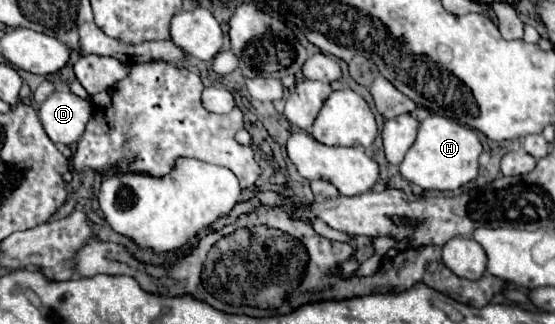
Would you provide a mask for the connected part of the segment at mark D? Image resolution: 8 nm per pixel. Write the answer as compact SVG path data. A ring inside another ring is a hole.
M56 90L40 104L40 122L54 144L72 146L92 116L92 104L72 92Z

